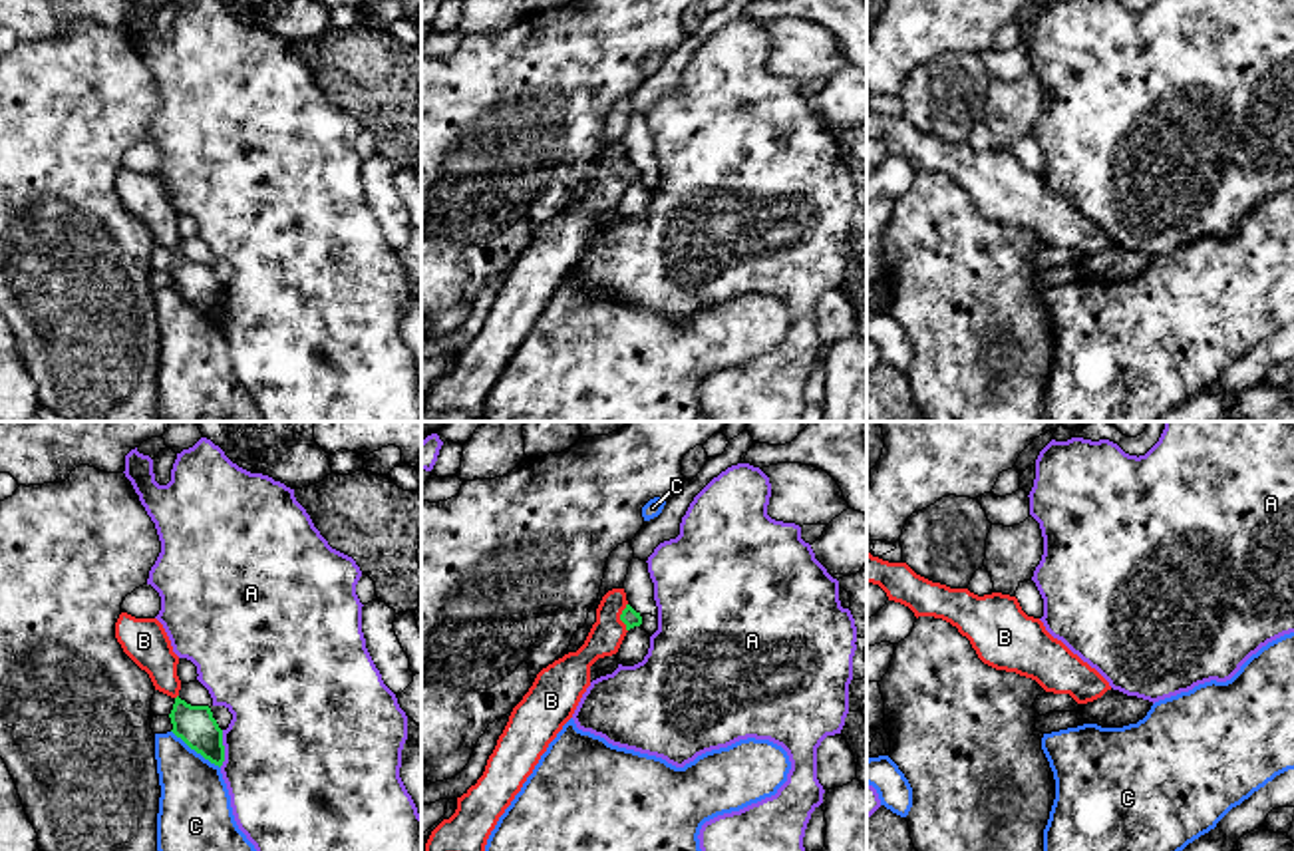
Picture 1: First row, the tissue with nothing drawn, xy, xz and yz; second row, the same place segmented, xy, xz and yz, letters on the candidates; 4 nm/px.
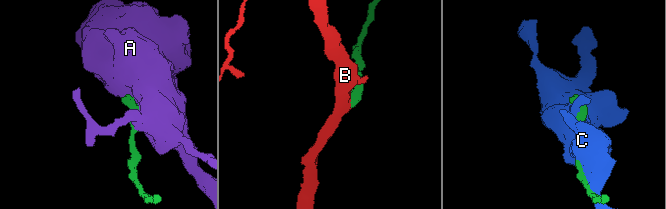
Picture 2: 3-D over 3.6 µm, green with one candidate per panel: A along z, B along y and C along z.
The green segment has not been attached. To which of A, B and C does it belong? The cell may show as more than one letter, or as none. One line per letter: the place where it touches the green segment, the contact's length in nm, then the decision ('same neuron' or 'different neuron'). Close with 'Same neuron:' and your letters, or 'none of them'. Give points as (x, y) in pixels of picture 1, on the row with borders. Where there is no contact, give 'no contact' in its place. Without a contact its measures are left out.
A: xy (223, 748) | 150 nm | different neuron
B: xz (621, 617) | 120 nm | same neuron
C: xy (195, 750) | 260 nm | different neuron
Same neuron: B

